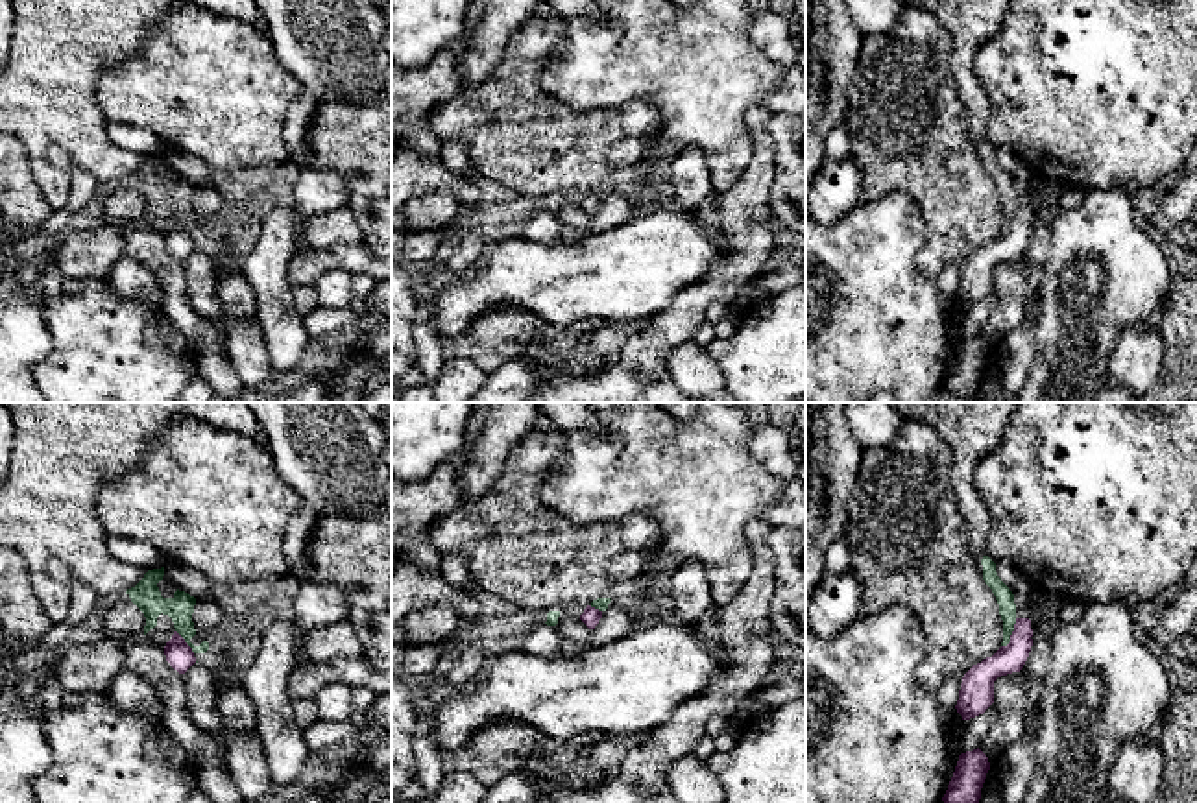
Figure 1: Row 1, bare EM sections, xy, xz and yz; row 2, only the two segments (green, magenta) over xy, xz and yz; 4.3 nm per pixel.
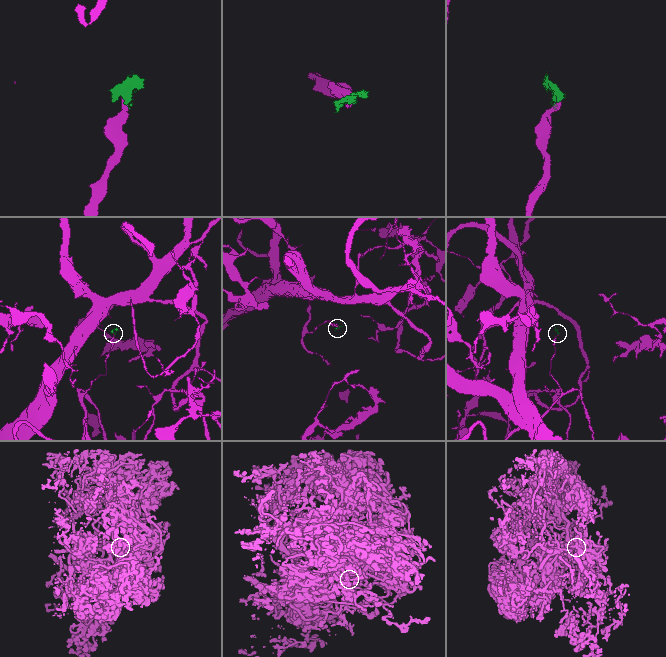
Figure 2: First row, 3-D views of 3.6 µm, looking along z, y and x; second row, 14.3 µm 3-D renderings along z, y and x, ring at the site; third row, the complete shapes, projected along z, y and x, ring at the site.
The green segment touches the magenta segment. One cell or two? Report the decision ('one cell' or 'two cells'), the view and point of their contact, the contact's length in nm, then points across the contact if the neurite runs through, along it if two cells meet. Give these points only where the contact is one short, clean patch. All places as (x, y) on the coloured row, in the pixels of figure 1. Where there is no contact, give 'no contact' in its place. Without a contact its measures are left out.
two cells; contact yz (1011, 634); length 140 nm; border yz (1016, 619), (1011, 639), (1002, 647)

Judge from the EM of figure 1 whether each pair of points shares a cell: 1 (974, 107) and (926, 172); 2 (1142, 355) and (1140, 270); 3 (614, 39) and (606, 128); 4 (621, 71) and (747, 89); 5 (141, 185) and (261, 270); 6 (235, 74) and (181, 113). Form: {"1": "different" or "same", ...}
{"1": "different", "2": "different", "3": "different", "4": "same", "5": "different", "6": "same"}

